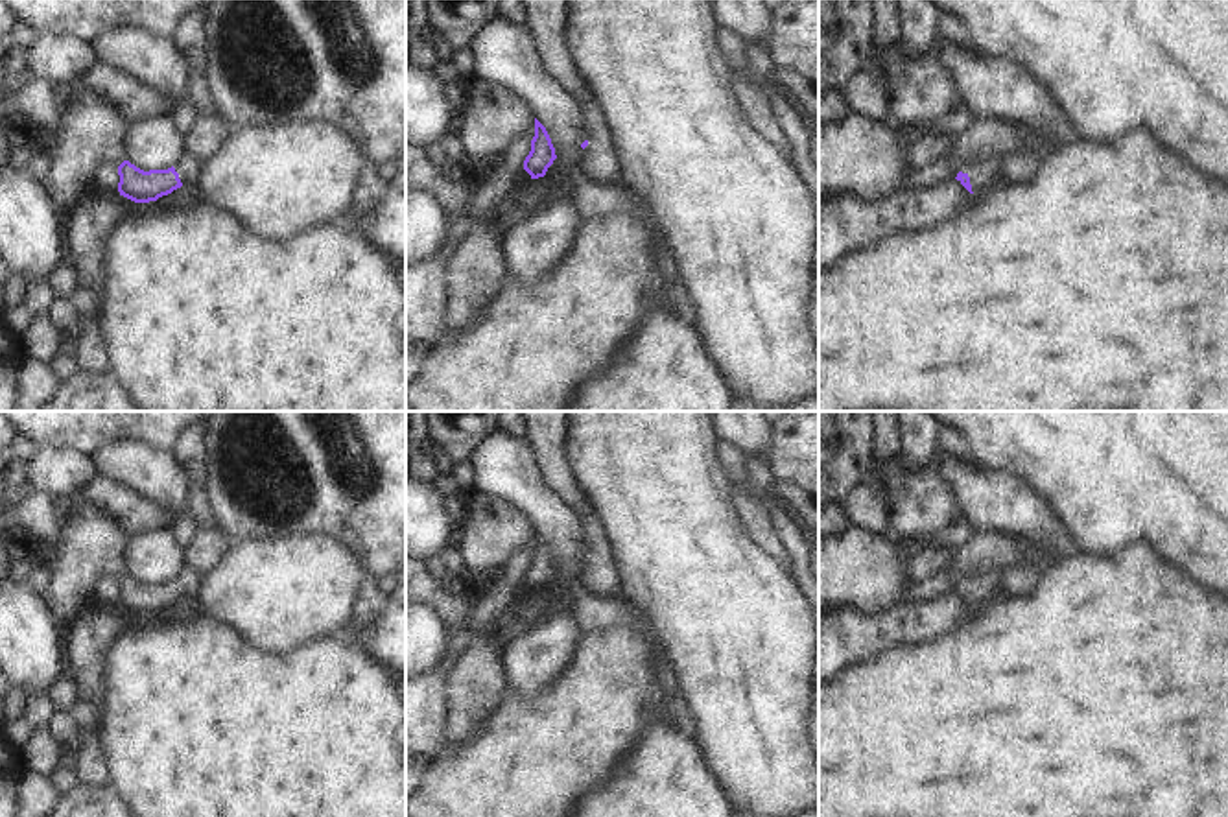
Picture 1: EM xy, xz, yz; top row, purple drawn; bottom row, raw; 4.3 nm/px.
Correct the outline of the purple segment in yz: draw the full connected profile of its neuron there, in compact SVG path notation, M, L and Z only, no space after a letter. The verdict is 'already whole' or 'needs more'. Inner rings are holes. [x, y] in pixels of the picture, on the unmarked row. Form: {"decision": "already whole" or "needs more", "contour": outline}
{"decision": "needs more", "contour": "M1001 562L983 566L977 572L962 572L955 575L940 572L929 579L913 583L903 596L903 603L916 603L957 592L970 607L975 609L994 596L996 588L1001 585L1001 575Z"}

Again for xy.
{"decision": "needs more", "contour": "M183 564L168 583L144 585L129 574L124 574L118 579L118 605L135 616L149 616L171 607L183 598L195 598L199 585L201 577L188 564Z"}

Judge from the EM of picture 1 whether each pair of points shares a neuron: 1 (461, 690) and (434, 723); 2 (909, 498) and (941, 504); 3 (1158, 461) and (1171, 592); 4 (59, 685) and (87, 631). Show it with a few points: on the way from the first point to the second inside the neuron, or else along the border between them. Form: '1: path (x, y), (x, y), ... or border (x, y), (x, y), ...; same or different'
1: border (447, 674), (447, 733), (445, 744), (439, 749); different
2: path (917, 498), (922, 504), (933, 504); same
3: border (1127, 546), (1147, 543), (1204, 587); different
4: border (69, 674), (76, 685), (78, 698); different

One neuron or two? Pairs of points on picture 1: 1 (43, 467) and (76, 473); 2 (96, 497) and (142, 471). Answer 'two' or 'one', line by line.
1: one
2: two

